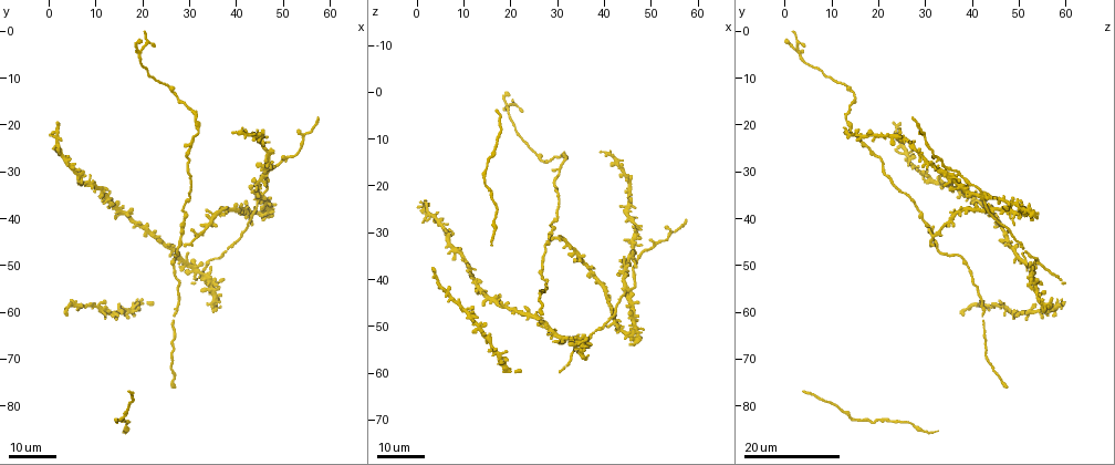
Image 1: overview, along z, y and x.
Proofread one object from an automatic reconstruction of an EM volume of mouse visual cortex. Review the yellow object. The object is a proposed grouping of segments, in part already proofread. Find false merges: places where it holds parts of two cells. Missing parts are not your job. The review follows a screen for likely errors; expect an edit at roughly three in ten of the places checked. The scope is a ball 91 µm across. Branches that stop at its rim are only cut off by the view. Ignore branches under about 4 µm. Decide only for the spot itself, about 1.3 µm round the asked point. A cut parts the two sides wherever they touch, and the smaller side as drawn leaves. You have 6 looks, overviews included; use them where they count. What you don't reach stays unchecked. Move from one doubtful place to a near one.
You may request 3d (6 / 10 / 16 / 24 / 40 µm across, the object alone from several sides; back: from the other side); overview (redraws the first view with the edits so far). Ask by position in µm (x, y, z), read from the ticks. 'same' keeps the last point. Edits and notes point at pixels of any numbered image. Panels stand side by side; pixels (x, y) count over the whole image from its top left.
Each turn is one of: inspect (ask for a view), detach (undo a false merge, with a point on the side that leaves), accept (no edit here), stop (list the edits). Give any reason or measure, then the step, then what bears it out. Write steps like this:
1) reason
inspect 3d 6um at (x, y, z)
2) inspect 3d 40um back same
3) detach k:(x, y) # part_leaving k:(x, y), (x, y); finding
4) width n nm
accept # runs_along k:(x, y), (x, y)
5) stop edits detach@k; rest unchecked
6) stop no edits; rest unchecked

calibre changes
inspect 3d 24um at (27.0, 13.5, 15.0)

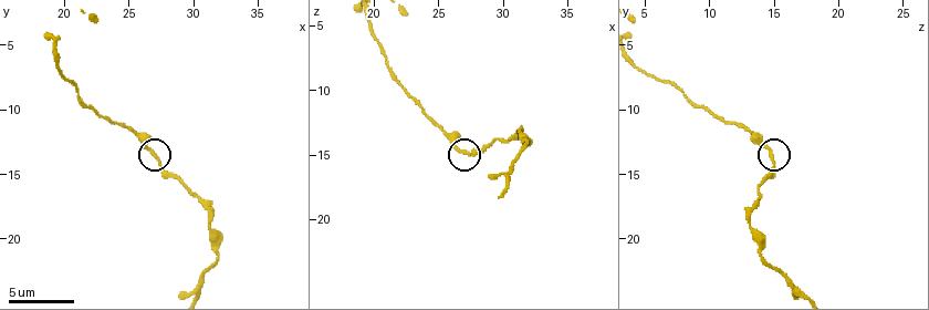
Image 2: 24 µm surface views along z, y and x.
closer look
inspect 3d 6um at (27.0, 13.4, 14.6)

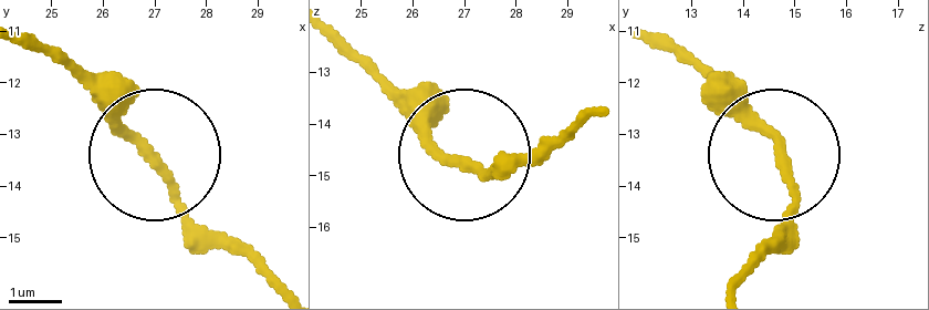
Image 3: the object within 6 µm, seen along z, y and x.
inspect 3d 6um back at (26.80, 13.30, 14.70)

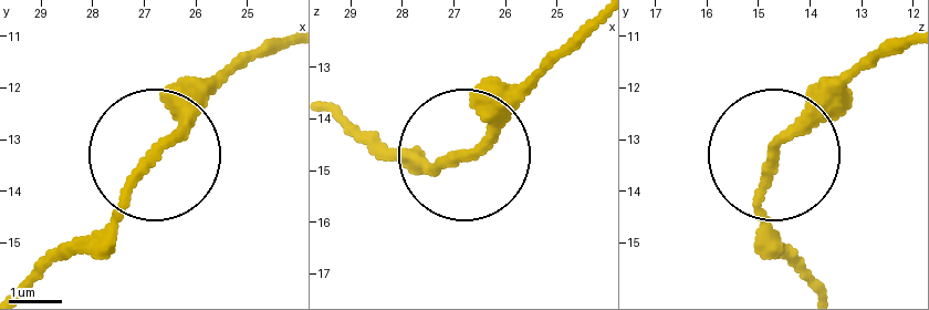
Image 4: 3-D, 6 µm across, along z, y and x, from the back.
width 200 nm
accept # runs_along 4:(334, 114), (440, 162), (541, 74); all the same cell

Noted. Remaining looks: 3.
thin arm on a thick one
inspect 3d 24um at (46.0, 31.0, 37.5)

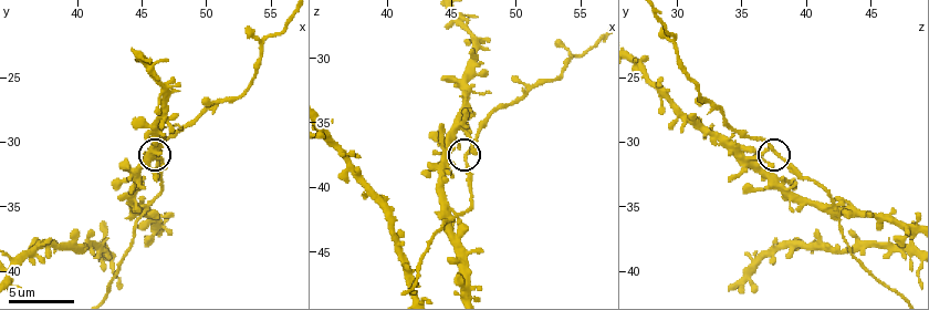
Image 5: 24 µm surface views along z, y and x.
inspect 3d 6um at (46.0, 30.6, 37.6)

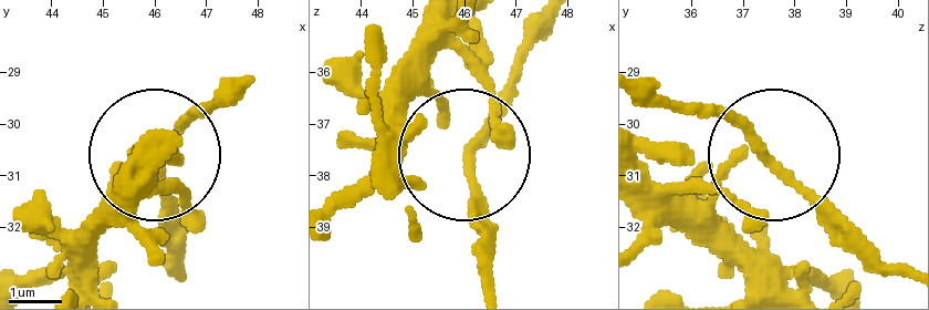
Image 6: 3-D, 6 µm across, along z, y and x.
side_arm 23 um; arms 3
accept # all the same cell

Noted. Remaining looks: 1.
two arms in line, one across
inspect 3d 10um at (51.6, 26.8, 32.2)

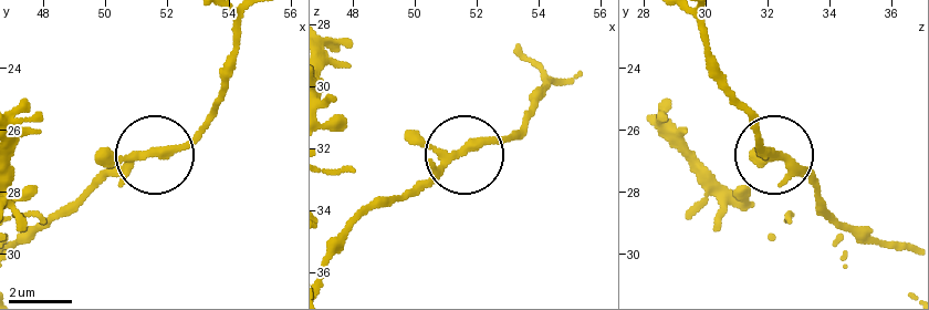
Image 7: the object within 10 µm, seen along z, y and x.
arms 3
accept # continuous, no second cell

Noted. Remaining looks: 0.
stop no edits; rest unchecked

